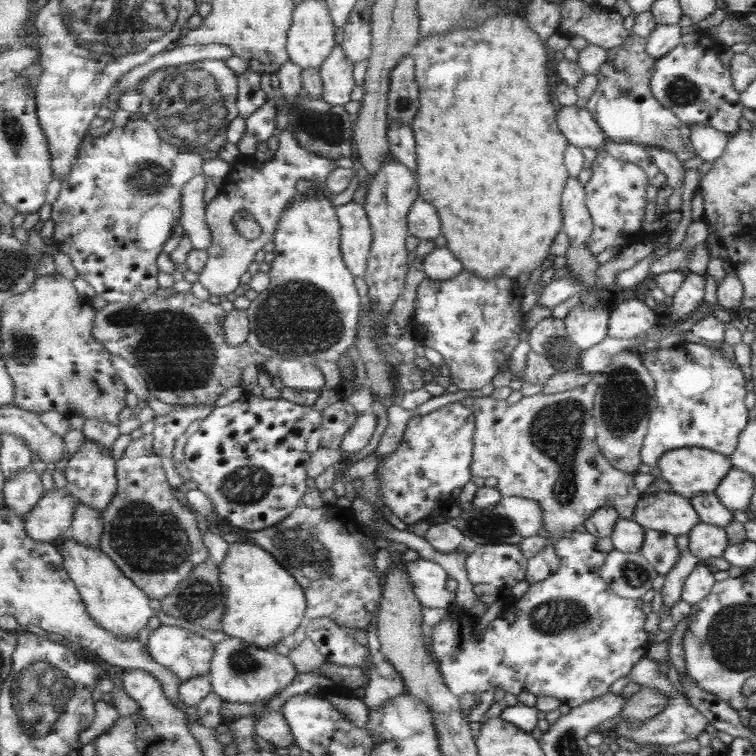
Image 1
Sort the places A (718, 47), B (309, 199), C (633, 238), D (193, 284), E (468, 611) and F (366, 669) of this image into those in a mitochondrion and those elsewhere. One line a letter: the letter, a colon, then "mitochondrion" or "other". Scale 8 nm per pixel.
A: other
B: other
C: other
D: other
E: other
F: other

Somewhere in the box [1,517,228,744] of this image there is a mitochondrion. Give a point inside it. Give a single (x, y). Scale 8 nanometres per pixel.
(40, 693)

